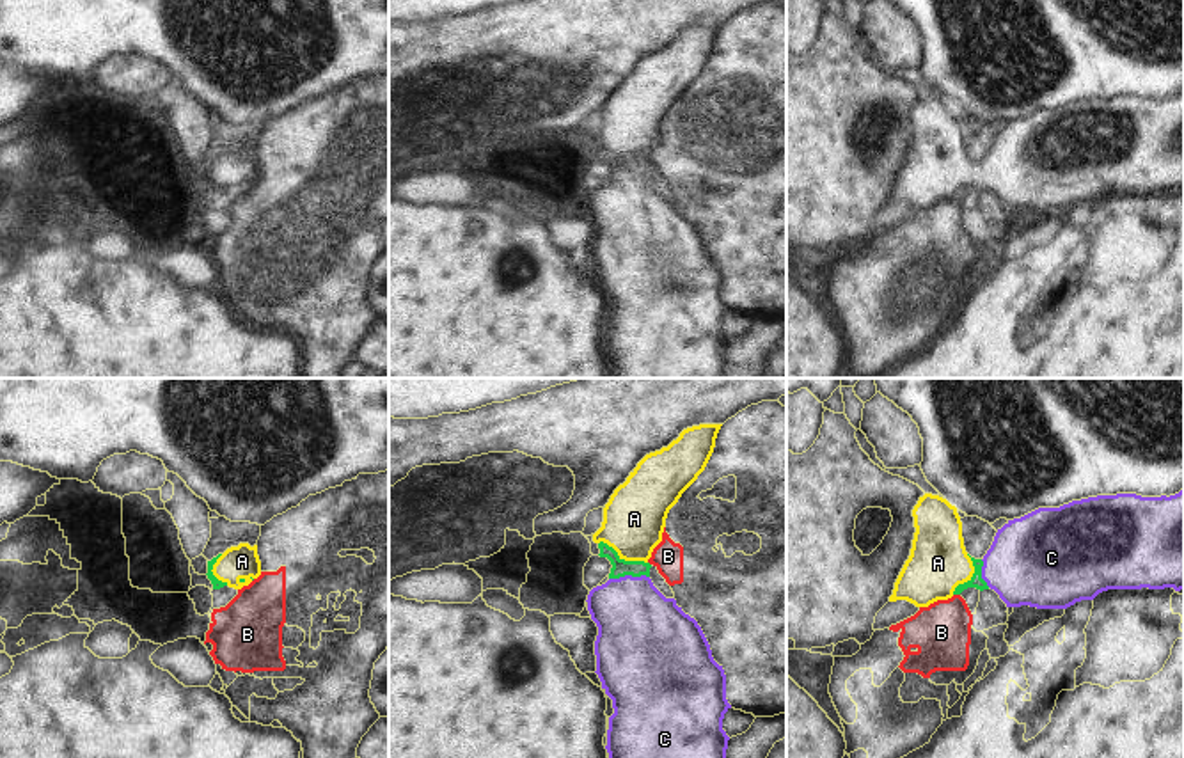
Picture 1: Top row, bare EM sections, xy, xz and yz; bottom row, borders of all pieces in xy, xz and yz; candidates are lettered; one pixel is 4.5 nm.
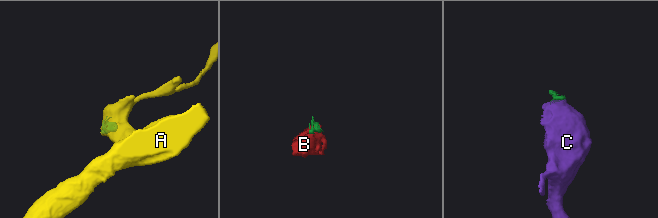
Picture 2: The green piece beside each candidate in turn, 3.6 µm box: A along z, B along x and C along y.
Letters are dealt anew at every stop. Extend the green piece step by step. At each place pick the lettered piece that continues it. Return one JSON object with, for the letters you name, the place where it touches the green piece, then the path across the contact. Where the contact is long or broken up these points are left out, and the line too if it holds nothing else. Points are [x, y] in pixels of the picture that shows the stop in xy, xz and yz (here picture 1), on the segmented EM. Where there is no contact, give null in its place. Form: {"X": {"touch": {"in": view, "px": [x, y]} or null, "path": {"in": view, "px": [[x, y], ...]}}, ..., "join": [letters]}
{"A": {"touch": {"in": "xz", "px": [623, 560]}, "path": {"in": "xz", "px": [[620, 567], [623, 560], [634, 519]]}}, "C": {"touch": {"in": "xz", "px": [629, 574]}, "path": {"in": "xz", "px": [[620, 567], [629, 574], [629, 609], [638, 627]]}}, "join": ["A", "C"]}

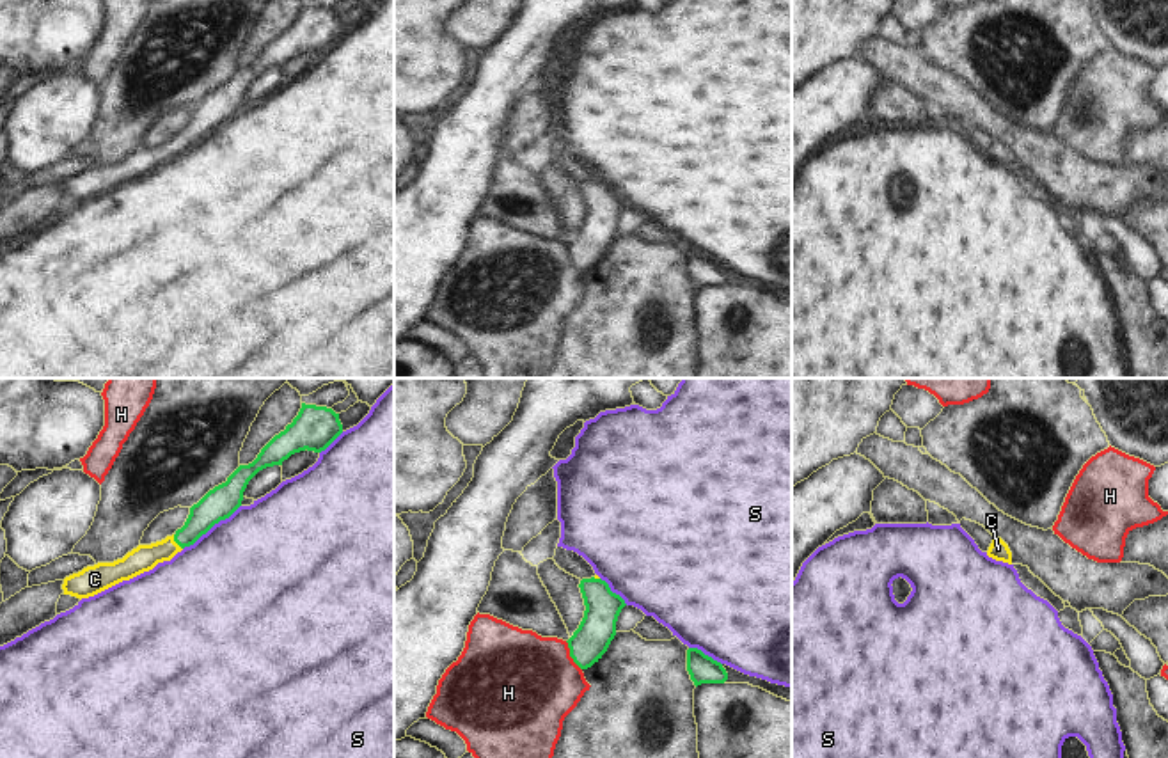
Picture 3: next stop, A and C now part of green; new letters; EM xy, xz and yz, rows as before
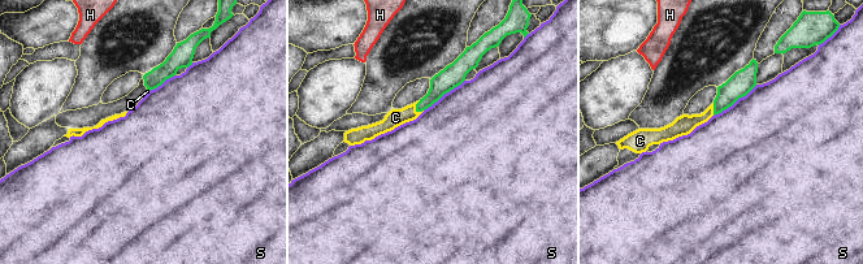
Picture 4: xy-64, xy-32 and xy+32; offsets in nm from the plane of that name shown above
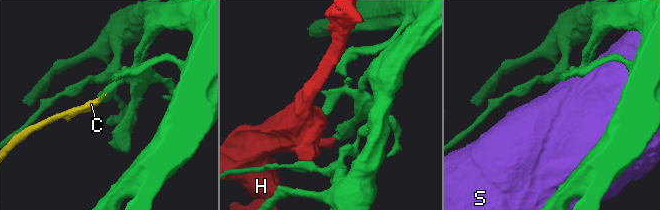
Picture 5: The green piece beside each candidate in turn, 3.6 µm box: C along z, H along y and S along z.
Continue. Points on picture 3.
{"C": {"touch": {"in": "xy", "px": [174, 540]}, "path": {"in": "xy", "px": [[217, 505], [185, 536], [174, 540], [164, 551], [144, 558]]}}, "join": ["C"]}

